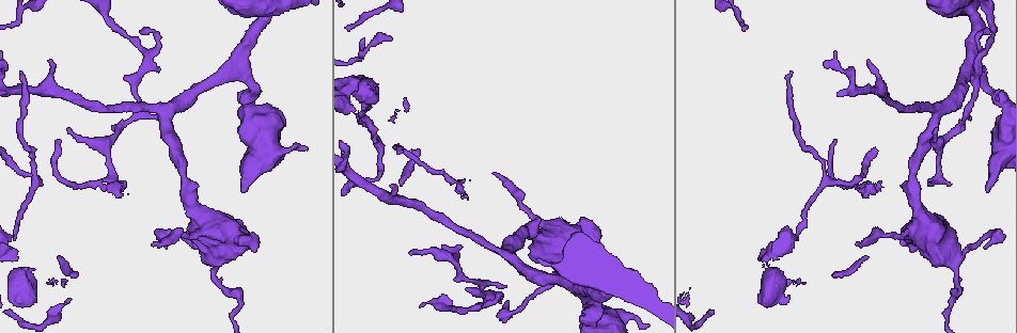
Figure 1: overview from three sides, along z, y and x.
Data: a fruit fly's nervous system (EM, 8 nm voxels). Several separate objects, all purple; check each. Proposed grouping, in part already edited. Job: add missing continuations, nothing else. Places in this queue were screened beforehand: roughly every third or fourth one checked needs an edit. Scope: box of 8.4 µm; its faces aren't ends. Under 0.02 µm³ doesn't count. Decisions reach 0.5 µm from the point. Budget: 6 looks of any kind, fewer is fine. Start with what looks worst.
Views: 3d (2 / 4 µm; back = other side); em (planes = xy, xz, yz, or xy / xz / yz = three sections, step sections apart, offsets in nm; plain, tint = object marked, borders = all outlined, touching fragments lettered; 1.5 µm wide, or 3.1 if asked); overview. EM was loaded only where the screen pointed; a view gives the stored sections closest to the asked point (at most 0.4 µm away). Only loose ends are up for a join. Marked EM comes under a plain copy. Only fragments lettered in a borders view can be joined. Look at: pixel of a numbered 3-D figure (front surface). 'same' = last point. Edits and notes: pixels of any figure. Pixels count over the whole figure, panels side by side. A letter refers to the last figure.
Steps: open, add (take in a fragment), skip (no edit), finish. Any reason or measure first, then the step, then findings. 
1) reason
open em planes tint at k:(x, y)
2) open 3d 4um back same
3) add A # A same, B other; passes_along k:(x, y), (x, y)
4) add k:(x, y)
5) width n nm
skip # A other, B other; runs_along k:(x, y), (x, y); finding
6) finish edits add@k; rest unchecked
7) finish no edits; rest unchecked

branch stops here
open em planes borders at 1:(391, 186)

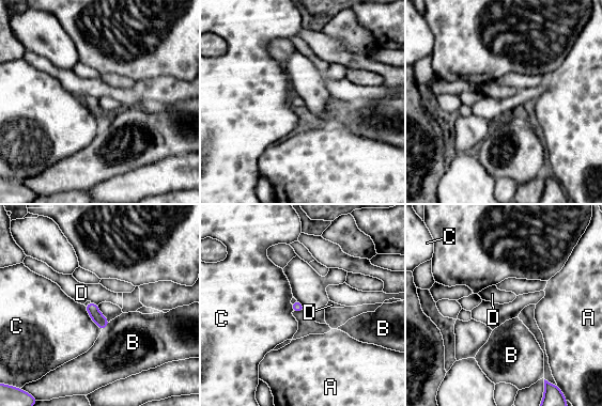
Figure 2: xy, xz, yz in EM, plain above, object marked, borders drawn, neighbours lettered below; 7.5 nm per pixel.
skip # A other, B other, C other, D other; border 2:(82, 305), (101, 331); no lettered fragment goes on from it

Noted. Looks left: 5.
open em yz step 8 borders at 1:(580, 219)

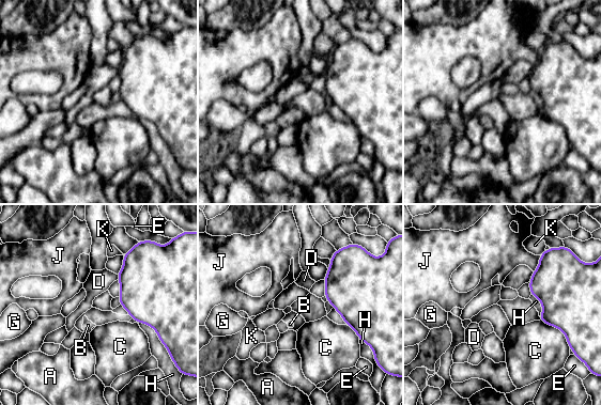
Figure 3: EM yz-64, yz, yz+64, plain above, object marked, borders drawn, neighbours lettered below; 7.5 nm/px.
open em planes borders same

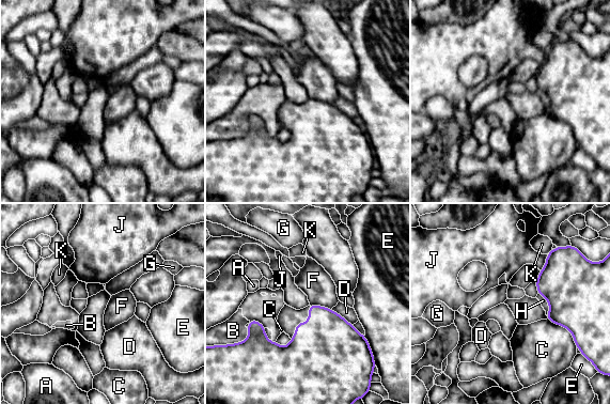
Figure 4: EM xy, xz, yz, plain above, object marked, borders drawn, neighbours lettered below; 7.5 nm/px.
skip # A other, B other, C other, D other, E other, F other, G other, H other, J other, K other; border 4:(310, 304), (330, 309); no lettered fragment goes on from it

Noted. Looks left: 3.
thin end
open 3d 4um back at 1:(506, 302)

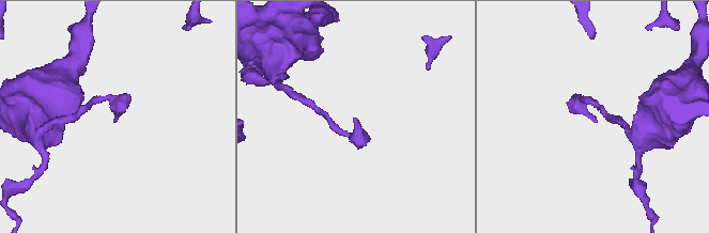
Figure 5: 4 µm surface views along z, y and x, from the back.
open em planes borders at 5:(597, 121)

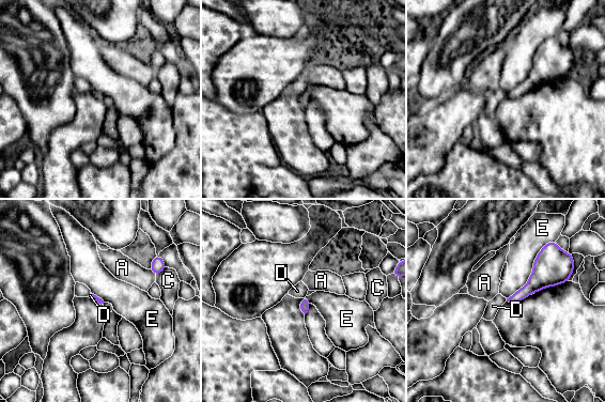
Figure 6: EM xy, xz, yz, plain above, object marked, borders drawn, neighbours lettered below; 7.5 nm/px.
skip # A other, C other, D other, E other; none of them fits

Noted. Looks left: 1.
finish no edits; rest unchecked

